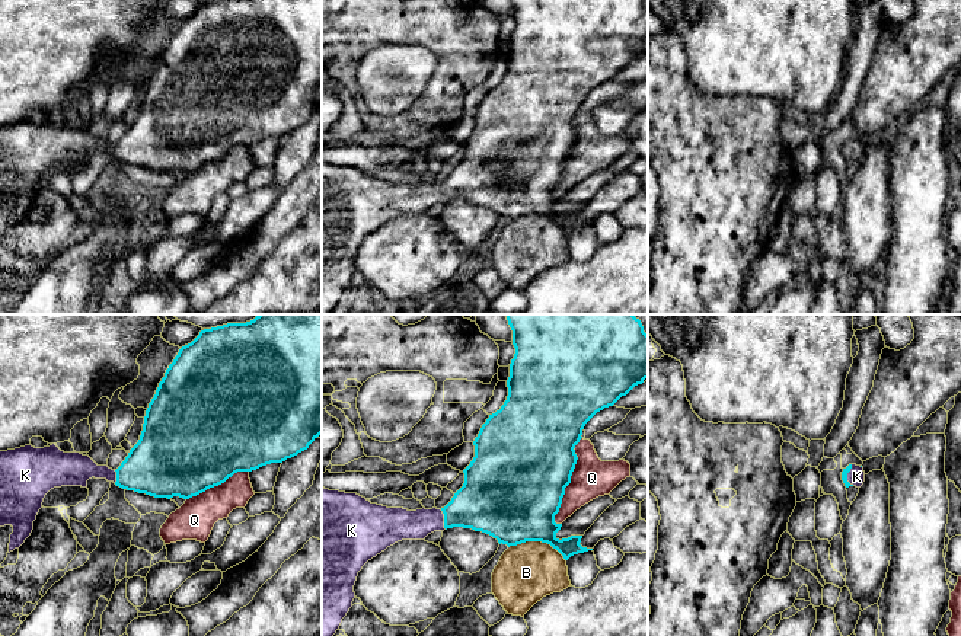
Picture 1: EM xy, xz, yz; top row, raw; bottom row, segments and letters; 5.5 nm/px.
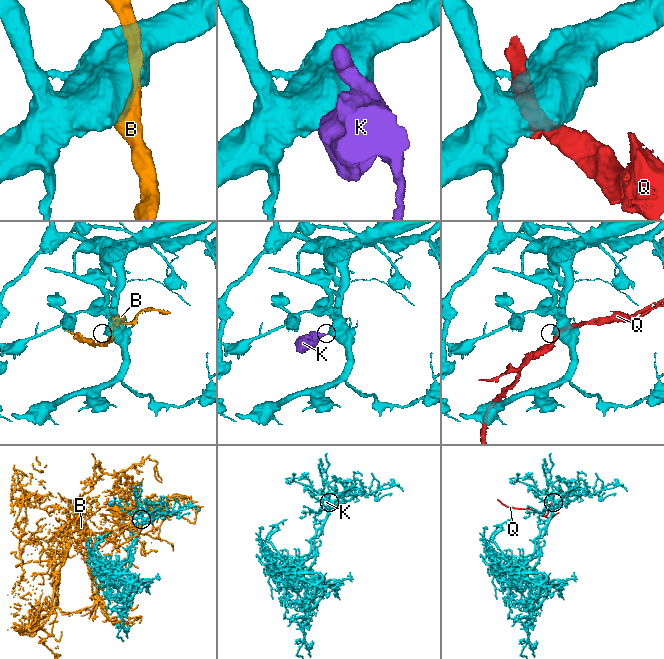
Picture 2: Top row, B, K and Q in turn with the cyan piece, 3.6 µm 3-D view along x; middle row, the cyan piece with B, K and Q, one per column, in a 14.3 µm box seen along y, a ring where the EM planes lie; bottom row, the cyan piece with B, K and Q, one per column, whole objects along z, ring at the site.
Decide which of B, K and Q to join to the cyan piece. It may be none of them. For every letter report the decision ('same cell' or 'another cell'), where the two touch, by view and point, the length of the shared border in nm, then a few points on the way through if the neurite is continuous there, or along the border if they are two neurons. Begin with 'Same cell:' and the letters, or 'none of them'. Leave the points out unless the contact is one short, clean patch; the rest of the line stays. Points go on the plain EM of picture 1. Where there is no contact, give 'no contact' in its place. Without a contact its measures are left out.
Same cell: K
B: another cell; contact xz (538, 214); length 340 nm
K: same cell; contact yz (846, 149); length 120 nm
Q: another cell; contact xz (570, 154); length 500 nm

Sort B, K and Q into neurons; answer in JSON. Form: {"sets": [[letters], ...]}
{"sets": [["B"], ["K"], ["Q"]]}

